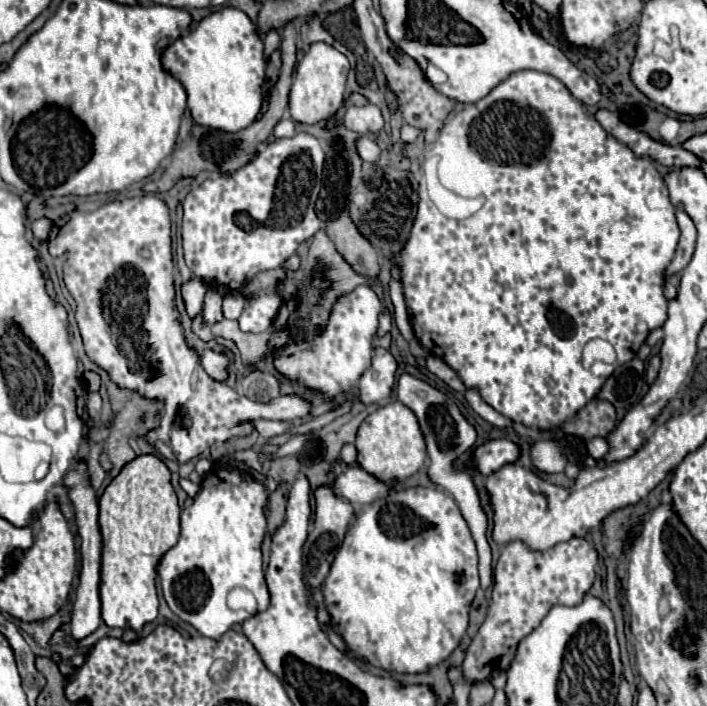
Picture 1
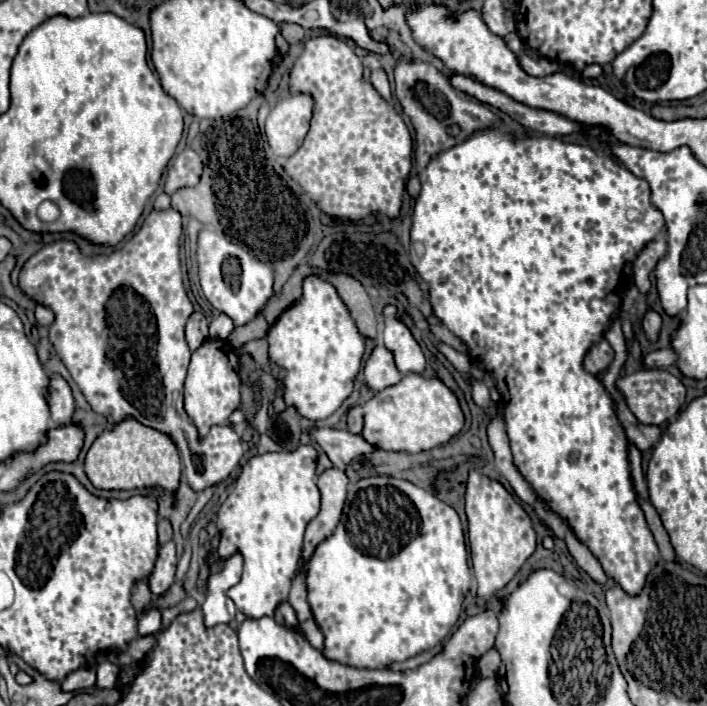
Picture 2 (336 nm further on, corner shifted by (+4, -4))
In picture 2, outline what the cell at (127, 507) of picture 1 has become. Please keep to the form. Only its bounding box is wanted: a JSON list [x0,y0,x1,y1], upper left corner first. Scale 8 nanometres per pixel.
[84,419,182,491]

